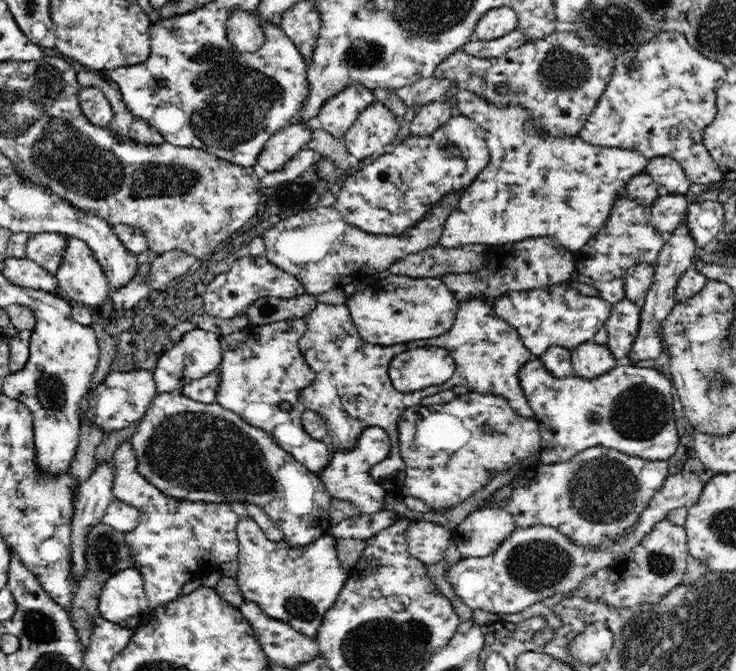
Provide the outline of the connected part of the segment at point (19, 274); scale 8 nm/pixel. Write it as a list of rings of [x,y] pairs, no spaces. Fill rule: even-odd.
[[[8,257],[3,262],[2,274],[15,285],[48,293],[58,288],[55,273],[48,272],[29,258]]]

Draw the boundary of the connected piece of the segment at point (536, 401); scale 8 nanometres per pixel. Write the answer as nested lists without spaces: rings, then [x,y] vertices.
[[[534,358],[519,370],[519,379],[524,396],[533,410],[533,419],[539,423],[541,432],[542,442],[537,452],[536,464],[567,462],[582,450],[594,446],[604,446],[630,457],[656,461],[666,461],[676,452],[679,439],[672,407],[673,383],[665,371],[659,371],[652,366],[639,367],[632,363],[616,365],[596,378],[580,378],[574,374],[566,378],[556,378],[540,358]]]

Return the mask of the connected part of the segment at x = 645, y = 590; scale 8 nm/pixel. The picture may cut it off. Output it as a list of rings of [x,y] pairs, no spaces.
[[[660,520],[650,532],[627,553],[623,562],[609,567],[610,577],[602,592],[602,600],[615,608],[630,608],[642,604],[656,604],[664,595],[682,584],[687,569],[687,534],[685,528]]]

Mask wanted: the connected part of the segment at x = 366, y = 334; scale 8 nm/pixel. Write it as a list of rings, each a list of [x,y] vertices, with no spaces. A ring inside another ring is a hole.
[[[390,274],[364,286],[364,290],[348,298],[345,305],[365,342],[382,346],[436,338],[448,332],[459,312],[458,299],[440,278],[412,278]]]

